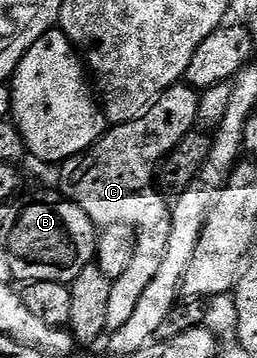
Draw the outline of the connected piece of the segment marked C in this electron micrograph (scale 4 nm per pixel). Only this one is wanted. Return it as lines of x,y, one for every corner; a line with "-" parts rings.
186,82
176,83
164,91
143,115
104,130
103,136
88,151
72,159
64,159
58,168
58,186
62,194
81,205
81,209
85,209
87,216
96,225
100,228
125,225
135,232
134,253
129,266
121,277
113,280
109,289
109,309
105,316
108,332
121,329
121,325
127,324
139,298
161,269
165,248
169,245
171,209
168,200
162,199
164,196
153,184
163,158
196,126
199,96
200,92

